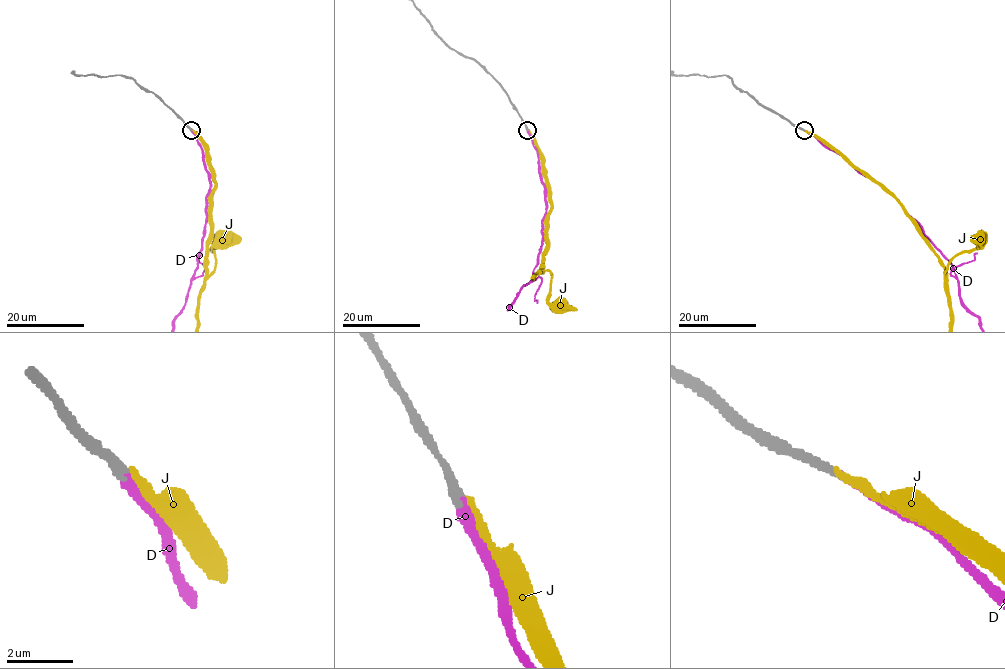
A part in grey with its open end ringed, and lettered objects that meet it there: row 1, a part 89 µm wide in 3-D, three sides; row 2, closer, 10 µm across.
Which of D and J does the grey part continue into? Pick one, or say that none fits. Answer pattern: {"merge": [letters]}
{"merge": ["D"]}

